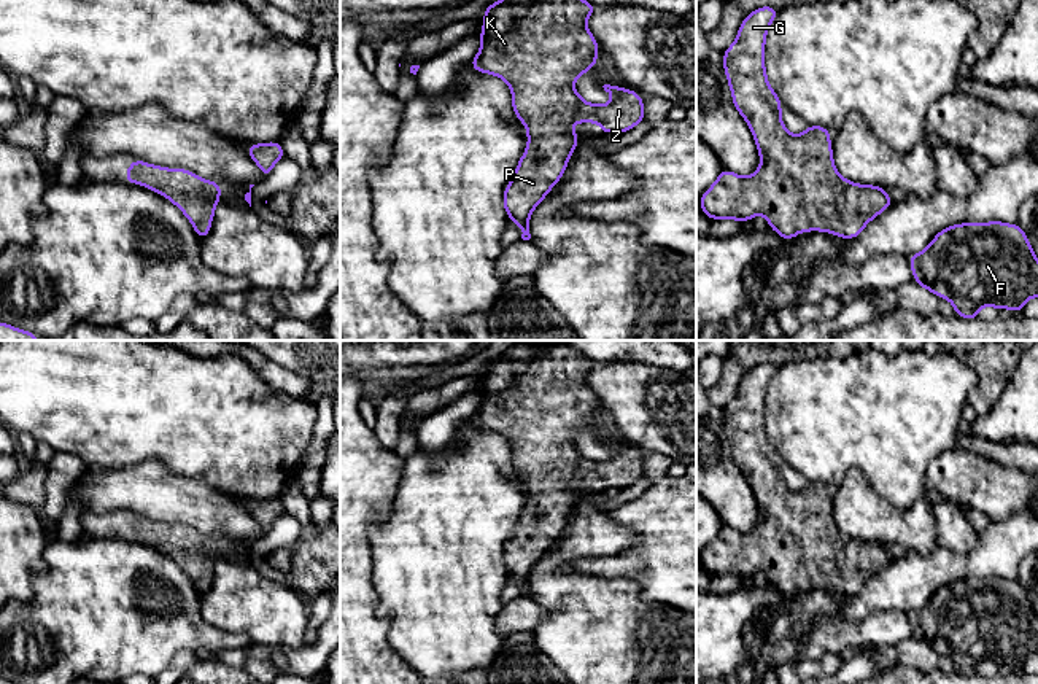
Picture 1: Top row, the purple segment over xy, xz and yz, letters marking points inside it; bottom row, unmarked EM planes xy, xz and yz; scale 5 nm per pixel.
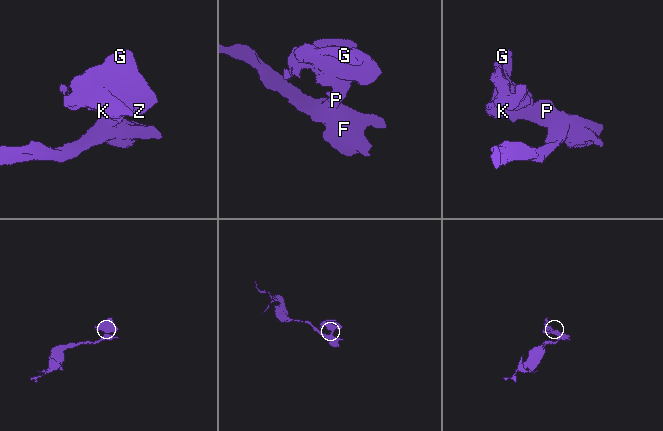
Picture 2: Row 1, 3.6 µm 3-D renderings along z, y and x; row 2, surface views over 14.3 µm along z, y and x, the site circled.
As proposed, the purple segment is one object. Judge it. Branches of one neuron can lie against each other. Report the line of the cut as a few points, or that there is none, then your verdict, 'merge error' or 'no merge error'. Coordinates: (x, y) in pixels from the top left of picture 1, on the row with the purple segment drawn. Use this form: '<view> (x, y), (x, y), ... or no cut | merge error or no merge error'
no cut | no merge error

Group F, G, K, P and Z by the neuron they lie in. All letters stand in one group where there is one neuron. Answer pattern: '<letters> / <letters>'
F G K P Z

